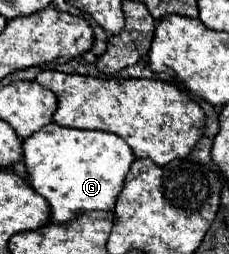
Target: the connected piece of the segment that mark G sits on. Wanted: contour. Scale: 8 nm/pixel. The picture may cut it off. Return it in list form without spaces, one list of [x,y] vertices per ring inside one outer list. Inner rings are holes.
[[[48,123],[22,143],[30,185],[48,201],[50,221],[64,223],[86,211],[112,211],[134,153],[114,133],[70,129]]]

